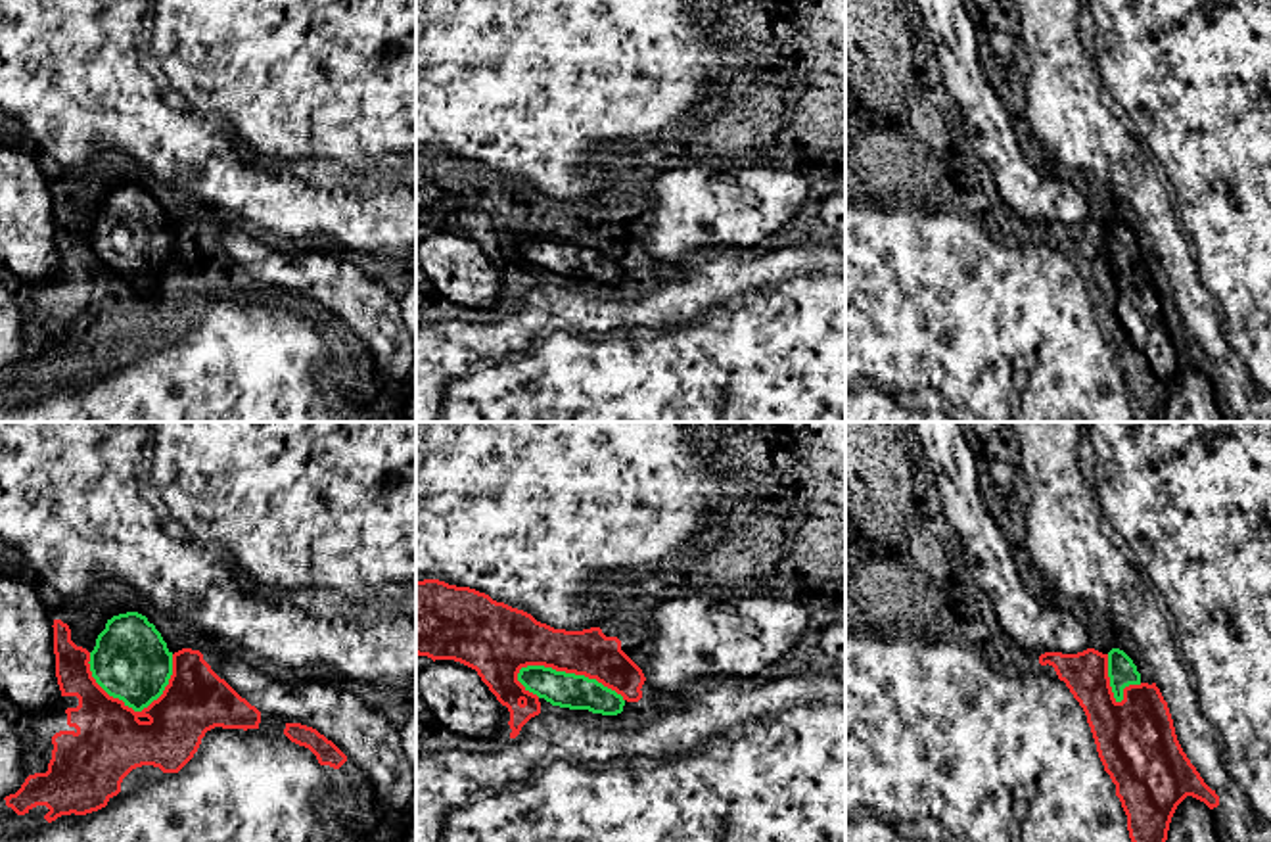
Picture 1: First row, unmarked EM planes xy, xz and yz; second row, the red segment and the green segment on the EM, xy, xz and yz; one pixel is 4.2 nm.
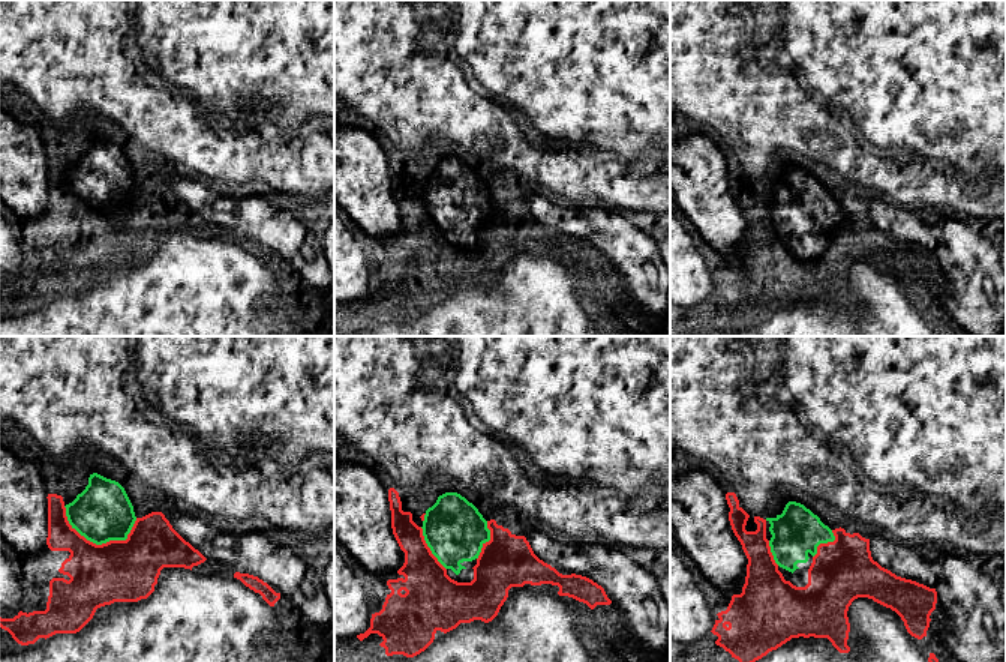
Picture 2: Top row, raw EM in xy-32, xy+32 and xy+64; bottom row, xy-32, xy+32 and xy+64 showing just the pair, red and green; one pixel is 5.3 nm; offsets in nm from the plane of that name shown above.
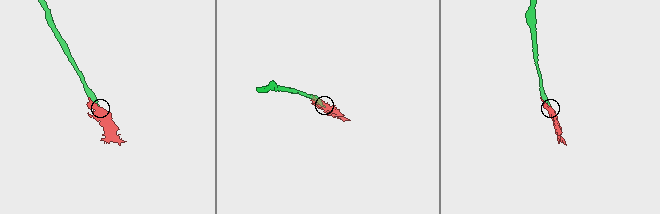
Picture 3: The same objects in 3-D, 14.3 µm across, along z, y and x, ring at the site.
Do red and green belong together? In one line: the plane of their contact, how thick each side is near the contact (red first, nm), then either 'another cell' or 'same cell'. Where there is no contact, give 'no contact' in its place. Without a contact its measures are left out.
meets red in xz; 220 nm thick on the red side, 150 nm on the other; same cell

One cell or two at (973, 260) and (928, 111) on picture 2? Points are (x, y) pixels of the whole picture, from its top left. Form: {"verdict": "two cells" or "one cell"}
{"verdict": "two cells"}

